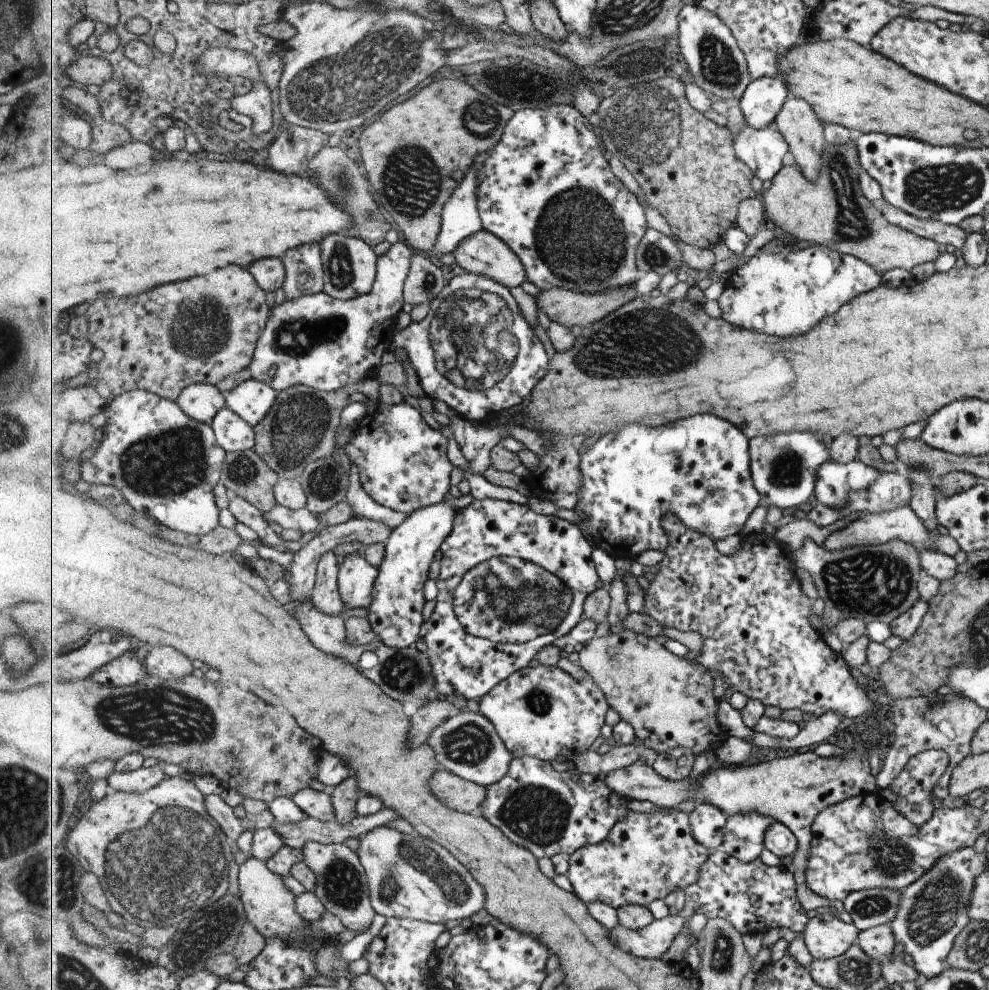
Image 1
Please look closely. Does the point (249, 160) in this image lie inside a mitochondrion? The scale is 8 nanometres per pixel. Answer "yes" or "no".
no

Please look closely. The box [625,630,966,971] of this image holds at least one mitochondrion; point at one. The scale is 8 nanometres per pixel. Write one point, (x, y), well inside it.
(894, 857)

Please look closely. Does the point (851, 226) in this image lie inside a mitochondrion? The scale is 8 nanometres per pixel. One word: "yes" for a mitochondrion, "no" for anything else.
yes

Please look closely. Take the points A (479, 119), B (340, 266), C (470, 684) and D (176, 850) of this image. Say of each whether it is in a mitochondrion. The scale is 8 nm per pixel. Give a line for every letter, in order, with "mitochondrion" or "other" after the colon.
A: mitochondrion
B: mitochondrion
C: other
D: mitochondrion

